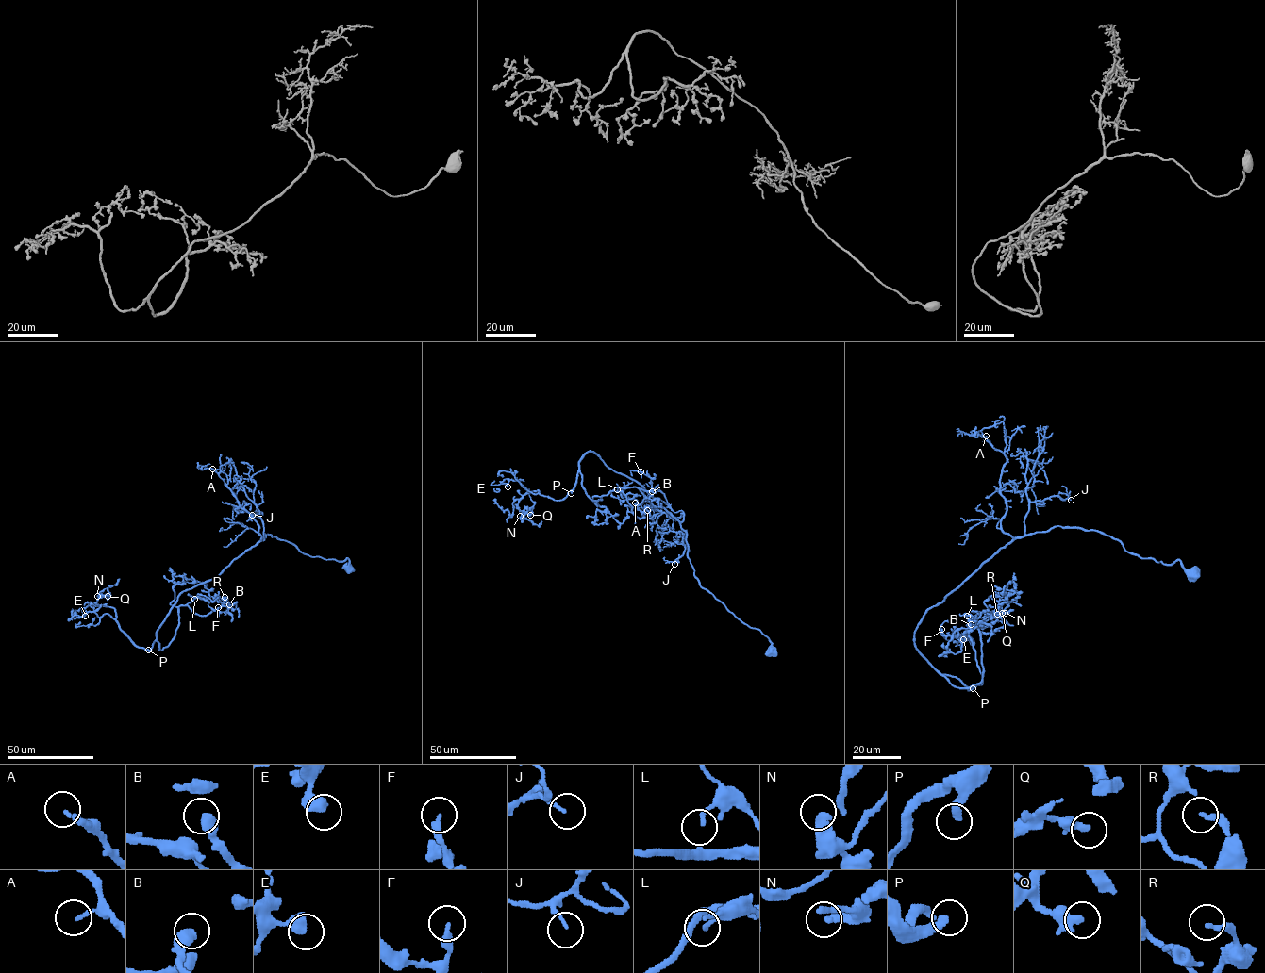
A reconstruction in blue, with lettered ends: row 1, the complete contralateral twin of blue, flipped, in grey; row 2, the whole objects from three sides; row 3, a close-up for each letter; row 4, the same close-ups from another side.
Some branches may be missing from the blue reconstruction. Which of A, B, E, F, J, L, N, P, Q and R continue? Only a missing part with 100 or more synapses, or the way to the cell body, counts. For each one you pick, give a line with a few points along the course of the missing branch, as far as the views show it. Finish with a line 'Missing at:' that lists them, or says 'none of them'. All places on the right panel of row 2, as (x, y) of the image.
P: (973, 688), (989, 673), (977, 605), (992, 594), (979, 601), (980, 597), (992, 600), (975, 602)
Missing at: P

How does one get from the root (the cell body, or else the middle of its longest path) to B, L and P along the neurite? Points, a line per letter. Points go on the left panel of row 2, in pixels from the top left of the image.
B: (349, 568), (265, 534), (179, 595), (159, 650), (181, 605), (229, 604)
L: (349, 568), (347, 558), (310, 556), (265, 534), (179, 595), (157, 633), (159, 650), (194, 599)
P: (349, 568), (347, 558), (310, 556), (265, 534), (215, 578), (179, 595), (148, 650)

